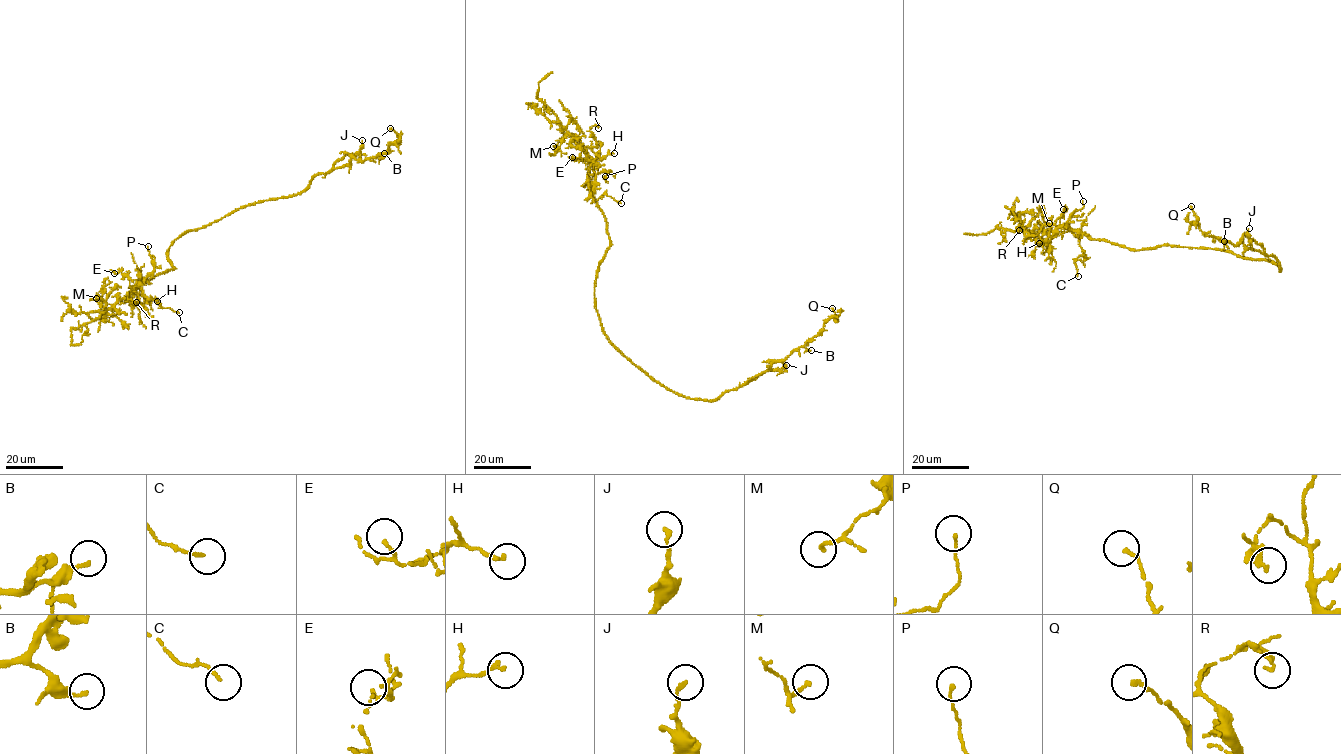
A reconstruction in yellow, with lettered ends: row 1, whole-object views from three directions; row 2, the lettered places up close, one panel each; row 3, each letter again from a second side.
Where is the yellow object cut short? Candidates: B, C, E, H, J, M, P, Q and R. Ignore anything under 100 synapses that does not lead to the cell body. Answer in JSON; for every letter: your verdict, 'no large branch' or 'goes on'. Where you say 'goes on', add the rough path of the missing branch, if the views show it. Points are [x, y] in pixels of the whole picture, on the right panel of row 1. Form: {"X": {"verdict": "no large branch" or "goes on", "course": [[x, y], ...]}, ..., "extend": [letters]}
{"B": {"verdict": "no large branch"}, "C": {"verdict": "no large branch"}, "E": {"verdict": "no large branch"}, "H": {"verdict": "no large branch"}, "J": {"verdict": "no large branch"}, "M": {"verdict": "no large branch"}, "P": {"verdict": "no large branch"}, "Q": {"verdict": "no large branch"}, "R": {"verdict": "no large branch"}, "extend": []}

